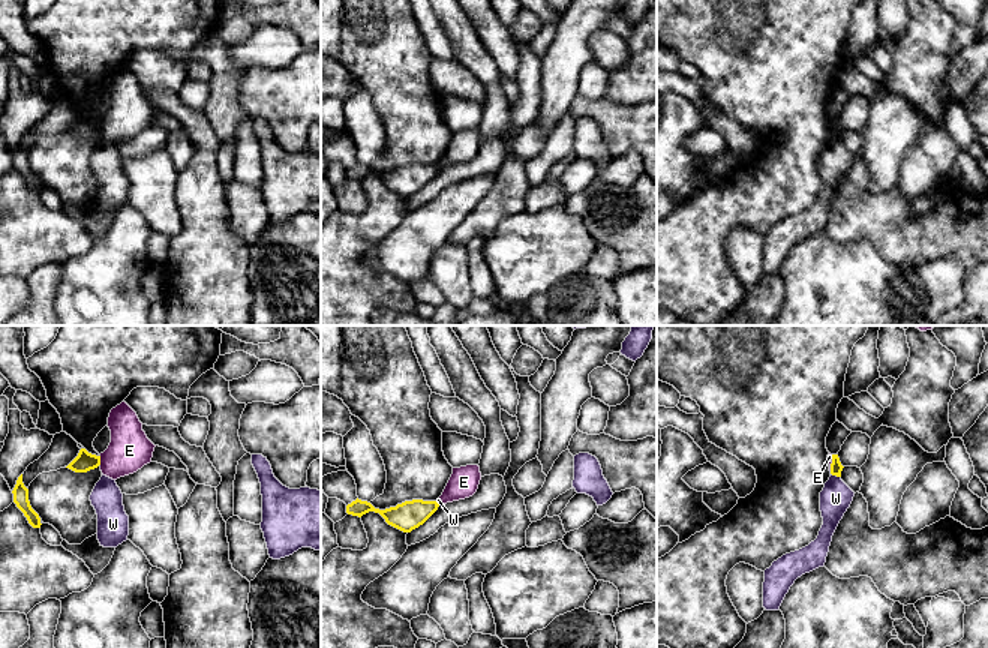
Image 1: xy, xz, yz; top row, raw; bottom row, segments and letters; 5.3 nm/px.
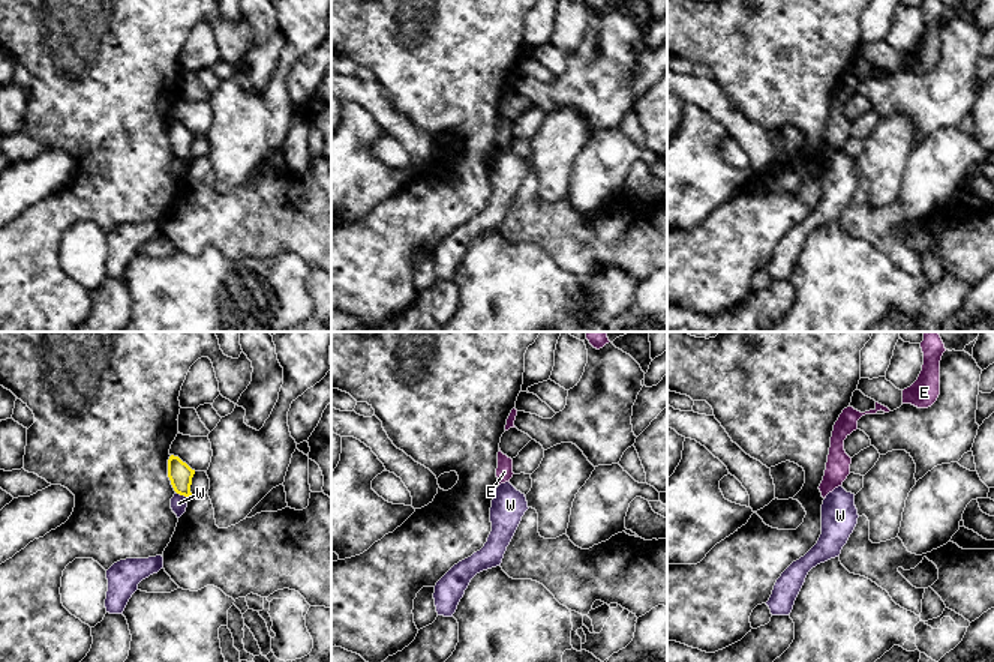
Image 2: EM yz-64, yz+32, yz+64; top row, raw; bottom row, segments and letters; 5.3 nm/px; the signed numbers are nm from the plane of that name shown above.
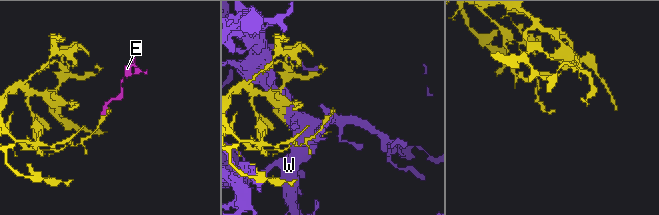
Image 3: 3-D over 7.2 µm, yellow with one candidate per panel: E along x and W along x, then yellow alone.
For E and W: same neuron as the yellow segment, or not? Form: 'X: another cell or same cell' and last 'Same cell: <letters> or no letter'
E: another cell
W: another cell
Same cell: no letter

